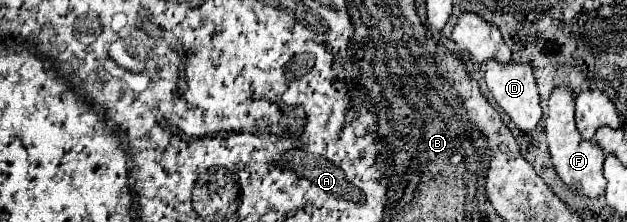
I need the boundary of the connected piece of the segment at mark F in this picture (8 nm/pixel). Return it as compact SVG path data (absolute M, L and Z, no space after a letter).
M557 87L551 97L549 97L549 115L545 119L545 133L549 141L549 153L553 167L559 175L559 179L575 193L581 193L585 197L599 197L605 191L605 177L603 177L603 151L595 145L595 141L585 141L581 139L575 119L573 119L573 107L575 107L575 97L567 87Z

